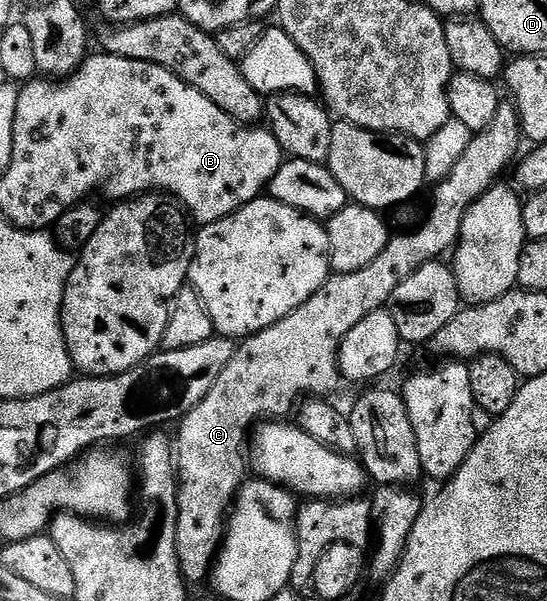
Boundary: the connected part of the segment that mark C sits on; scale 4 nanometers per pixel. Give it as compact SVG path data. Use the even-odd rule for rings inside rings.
M511 101L500 102L499 108L497 109L497 117L493 117L493 121L491 122L490 125L487 126L487 128L485 130L480 131L480 132L475 133L475 134L472 134L471 140L469 141L469 145L465 149L465 153L461 153L461 161L457 161L457 165L455 165L453 167L450 175L448 175L447 178L441 180L441 182L439 182L437 184L434 184L432 191L435 191L435 192L433 192L431 195L431 212L428 213L427 220L425 220L424 223L421 224L419 228L416 229L416 231L411 231L408 233L408 235L392 234L390 236L390 238L388 238L388 240L387 240L387 244L385 245L385 249L381 249L381 253L377 253L377 257L373 257L373 261L369 261L369 265L365 265L365 269L357 269L353 273L341 273L340 275L332 274L330 277L327 278L326 281L323 282L323 284L321 285L321 289L317 289L317 293L313 293L313 297L309 297L309 301L305 301L305 305L297 305L297 309L293 309L293 313L289 313L289 317L281 317L281 321L277 321L277 325L269 325L269 329L265 329L264 331L262 331L261 333L257 333L256 335L247 336L246 339L242 340L242 342L240 342L238 344L238 346L236 346L235 352L233 353L233 361L229 361L229 365L225 365L225 369L221 369L221 377L217 377L217 381L213 381L213 389L209 389L209 393L205 393L205 401L201 401L201 405L197 405L196 407L193 408L193 410L190 413L188 413L188 415L184 415L182 419L178 420L177 426L174 428L174 430L176 429L175 439L174 439L174 435L173 435L173 471L174 471L174 474L177 476L177 483L178 483L178 479L179 479L179 492L177 492L175 495L175 528L173 528L173 534L175 537L175 548L177 549L177 557L179 558L179 570L182 572L184 580L186 580L186 582L188 584L194 585L194 583L201 582L202 579L204 582L204 580L206 580L208 578L208 576L210 576L211 569L212 569L212 566L213 566L213 564L214 564L214 562L218 556L219 549L223 545L223 541L225 538L225 524L228 522L228 519L229 519L229 508L232 506L233 500L234 500L239 488L243 486L245 480L248 478L248 475L249 475L249 459L248 459L248 456L245 454L245 448L248 446L249 432L252 430L252 428L254 428L256 425L262 424L264 421L283 421L283 420L286 420L288 418L288 416L290 416L287 414L289 414L290 411L292 414L292 412L294 412L296 410L297 404L304 397L327 397L327 396L330 396L330 394L329 394L330 391L333 390L334 387L338 385L338 383L341 383L341 376L339 373L339 350L341 349L341 341L345 341L345 337L349 337L349 332L351 332L351 330L353 330L359 324L359 322L365 321L365 317L369 317L369 313L373 313L374 311L384 310L384 308L386 308L388 306L388 304L390 304L391 298L393 297L393 289L397 289L397 285L401 285L401 281L405 281L417 269L421 269L421 265L425 265L426 263L434 263L436 261L442 260L444 258L443 254L445 254L447 250L448 250L447 251L447 254L448 254L448 252L450 252L452 250L452 248L454 248L456 246L456 244L458 244L459 234L461 233L461 225L465 221L465 213L467 212L467 210L469 210L473 206L473 204L475 204L475 202L477 202L479 200L479 198L481 198L483 196L484 192L486 192L488 190L488 188L490 188L496 181L502 180L499 178L501 178L502 175L506 173L507 166L509 166L508 167L508 171L509 171L509 168L512 166L512 164L514 164L516 162L517 156L520 154L519 143L521 144L521 132L519 130L519 114L517 113L517 109L515 108L514 102L511 102Z

